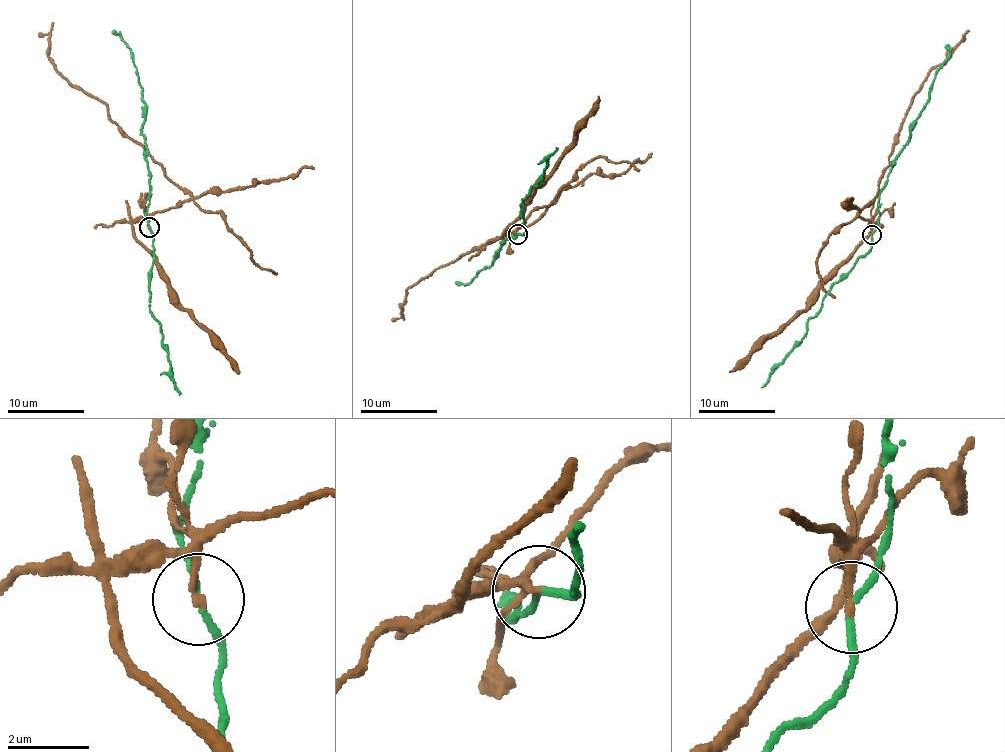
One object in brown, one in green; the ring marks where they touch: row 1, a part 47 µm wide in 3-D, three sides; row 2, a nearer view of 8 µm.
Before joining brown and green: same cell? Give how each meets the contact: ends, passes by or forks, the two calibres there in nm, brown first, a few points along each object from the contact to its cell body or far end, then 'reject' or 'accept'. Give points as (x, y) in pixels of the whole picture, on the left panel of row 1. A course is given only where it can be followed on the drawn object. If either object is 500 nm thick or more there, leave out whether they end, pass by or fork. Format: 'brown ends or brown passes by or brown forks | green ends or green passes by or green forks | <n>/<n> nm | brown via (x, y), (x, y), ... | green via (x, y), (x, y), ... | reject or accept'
brown ends | green passes by | 190/130 nm | brown via (149, 227), (149, 217), (190, 196), (109, 117), (109, 107), (85, 94), (55, 68), (49, 54), (53, 22) | green via (148, 226), (145, 214), (149, 182), (147, 147), (142, 129), (146, 106), (132, 50), (114, 30) | reject

